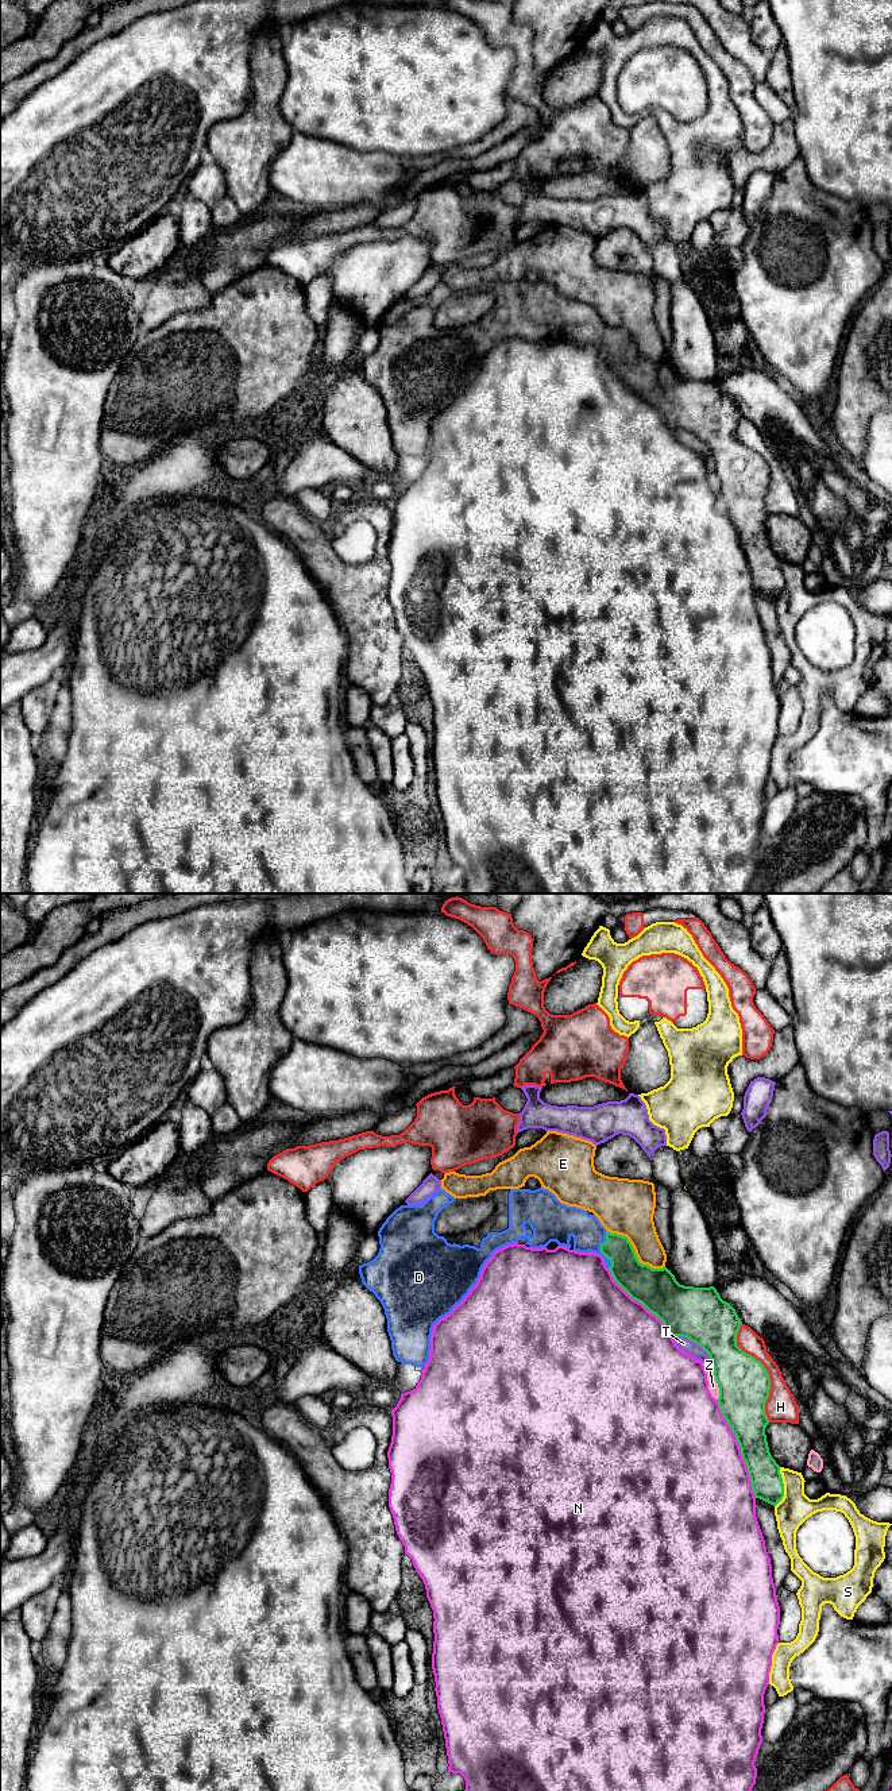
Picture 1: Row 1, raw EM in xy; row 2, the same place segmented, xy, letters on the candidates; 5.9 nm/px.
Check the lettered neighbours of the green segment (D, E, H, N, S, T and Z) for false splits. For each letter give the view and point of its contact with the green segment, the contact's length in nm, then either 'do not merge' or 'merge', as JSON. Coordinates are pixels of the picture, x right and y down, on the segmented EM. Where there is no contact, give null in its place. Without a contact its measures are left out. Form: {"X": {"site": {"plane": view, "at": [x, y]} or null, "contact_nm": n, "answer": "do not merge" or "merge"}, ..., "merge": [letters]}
{"D": {"site": {"plane": "xy", "at": [601, 1250]}, "contact_nm": 220, "answer": "merge"}, "E": {"site": {"plane": "xy", "at": [634, 1253]}, "contact_nm": 400, "answer": "do not merge"}, "H": {"site": {"plane": "xy", "at": [765, 1370]}, "contact_nm": 600, "answer": "do not merge"}, "N": {"site": {"plane": "xy", "at": [740, 1447]}, "contact_nm": 650, "answer": "do not merge"}, "S": {"site": {"plane": "xy", "at": [783, 1488]}, "contact_nm": 240, "answer": "do not merge"}, "T": {"site": {"plane": "xy", "at": [695, 1342]}, "contact_nm": 280, "answer": "do not merge"}, "Z": {"site": {"plane": "xy", "at": [715, 1380]}, "contact_nm": 220, "answer": "do not merge"}, "merge": ["D"]}

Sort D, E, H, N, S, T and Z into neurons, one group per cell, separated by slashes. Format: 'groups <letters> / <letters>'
groups D / E / H / N / S / T / Z

